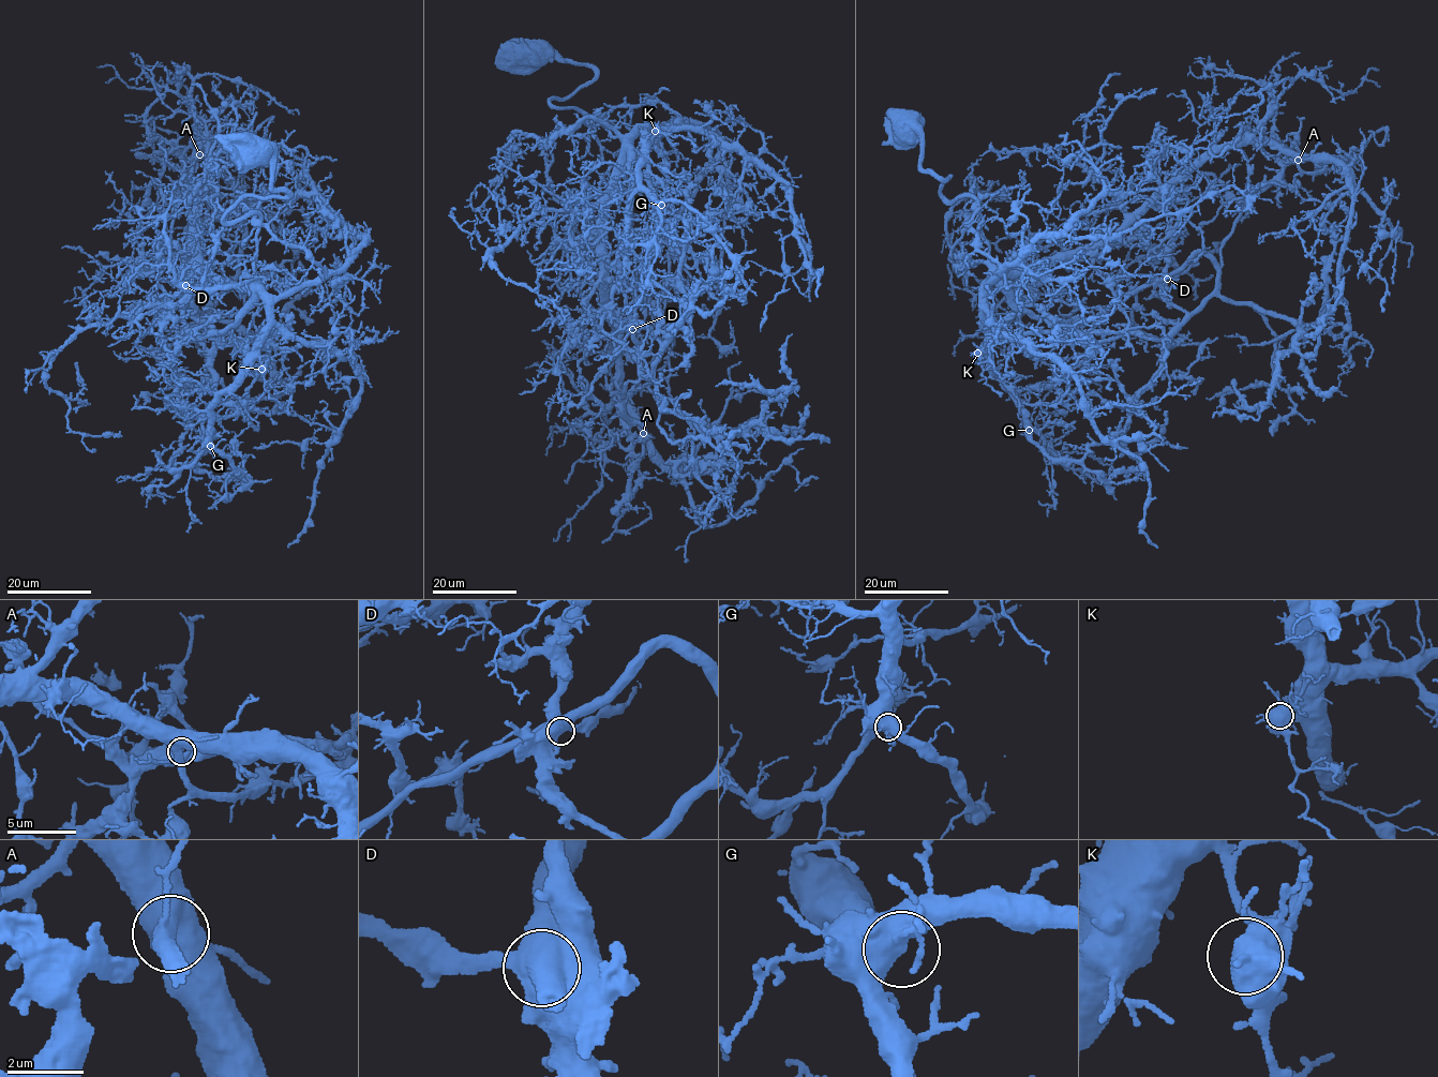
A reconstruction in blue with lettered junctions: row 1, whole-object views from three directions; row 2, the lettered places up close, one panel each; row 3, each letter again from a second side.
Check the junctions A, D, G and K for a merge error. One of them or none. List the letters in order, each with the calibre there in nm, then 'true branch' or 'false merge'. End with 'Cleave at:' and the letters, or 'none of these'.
A: 440 nm thick; true branch
D: 650 nm thick; true branch
G: 480 nm thick; true branch
K: 650 nm thick; true branch
Cleave at: none of these

